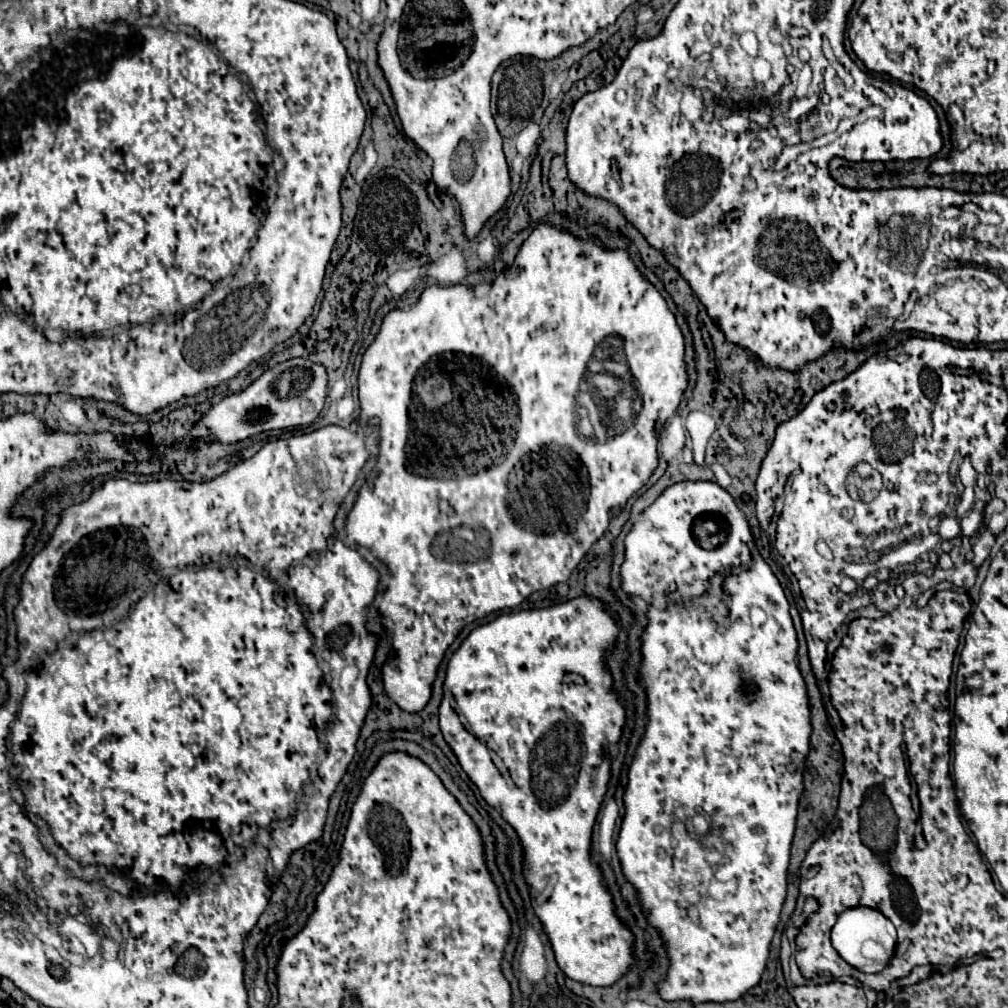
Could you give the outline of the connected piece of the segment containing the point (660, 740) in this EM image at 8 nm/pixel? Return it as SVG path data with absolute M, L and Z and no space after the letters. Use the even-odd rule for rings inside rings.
M681 481L671 487L667 487L653 505L649 505L643 511L643 517L633 525L629 535L625 537L625 561L621 565L621 585L623 589L633 597L643 597L651 605L647 609L649 625L643 631L643 661L641 661L641 681L647 687L649 693L649 723L645 729L645 737L639 743L639 749L635 753L635 759L629 767L629 785L625 791L625 817L621 823L619 839L617 839L617 853L621 859L621 867L625 877L635 885L641 897L641 905L645 909L647 921L657 927L665 939L667 953L671 959L671 969L667 973L667 981L659 987L659 993L667 1001L675 999L689 999L689 1001L735 1001L739 999L747 989L755 987L761 979L761 973L765 971L765 963L769 957L769 943L773 939L775 927L779 923L779 913L785 901L787 891L787 867L789 867L789 851L791 841L795 833L795 817L797 817L797 805L799 797L803 793L803 769L805 769L805 757L809 753L809 735L811 735L811 723L809 723L809 705L807 705L807 689L803 683L803 677L797 669L797 635L793 629L793 621L789 615L789 601L773 575L771 567L763 561L759 555L753 535L749 529L749 523L743 515L743 511L735 505L733 497L719 487L713 481ZM719 571L731 571L731 577L727 577L725 591L731 593L729 613L727 613L727 627L723 631L717 631L717 627L711 623L711 615L705 613L701 607L693 605L693 599L705 595L711 587L711 577L715 577ZM659 595L665 595L667 605L659 611ZM757 605L767 613L767 621L755 629L749 621L749 607ZM711 879L717 881L737 881L737 891L725 895L723 901L715 901L711 895L707 895L707 883Z

